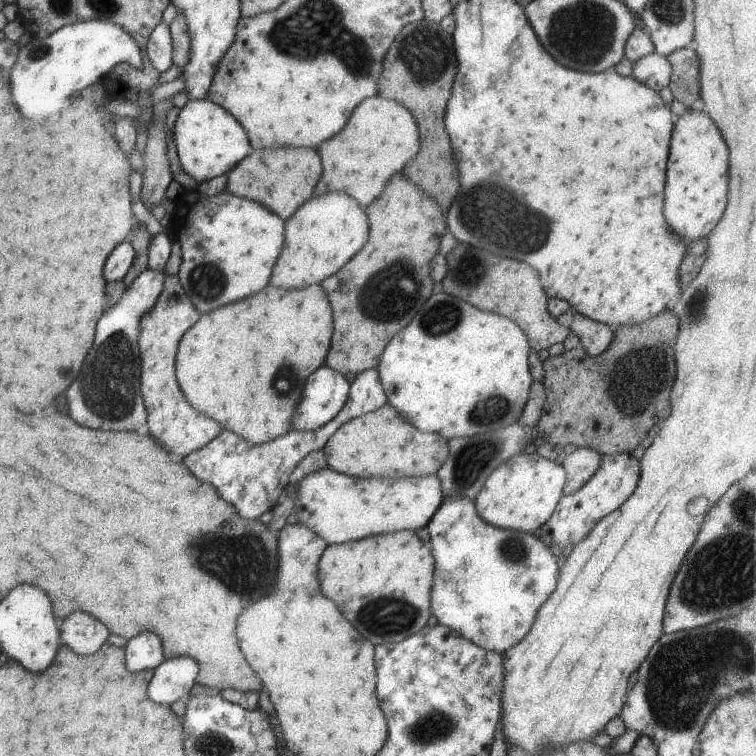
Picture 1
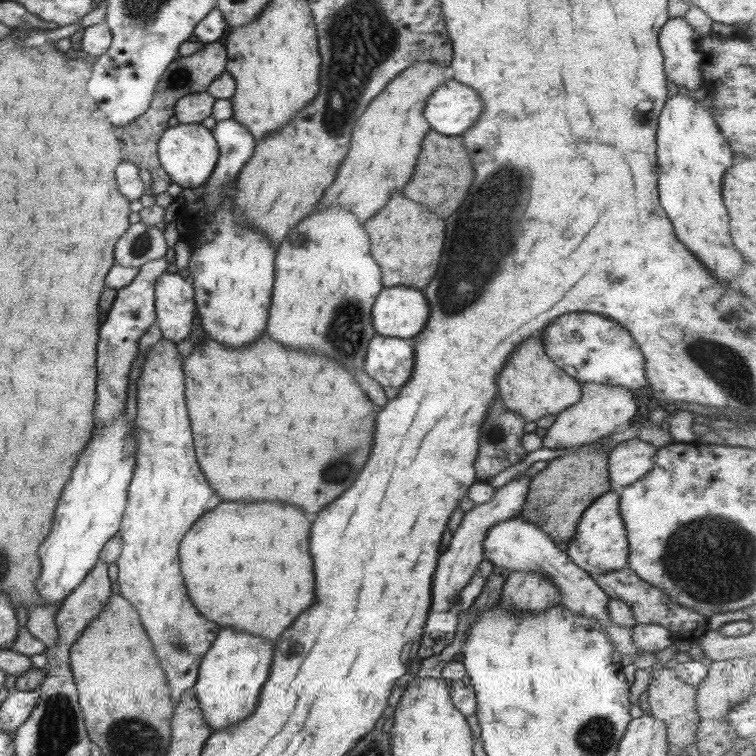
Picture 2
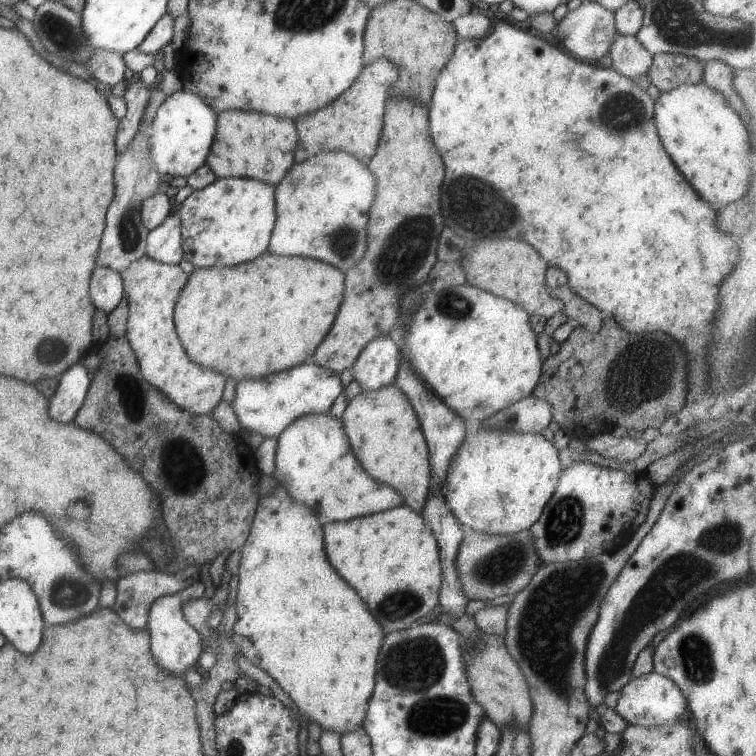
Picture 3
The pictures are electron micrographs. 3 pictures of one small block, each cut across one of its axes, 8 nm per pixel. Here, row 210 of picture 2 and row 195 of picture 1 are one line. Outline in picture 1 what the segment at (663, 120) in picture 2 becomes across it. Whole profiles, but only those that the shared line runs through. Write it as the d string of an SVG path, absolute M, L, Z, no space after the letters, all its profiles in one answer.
M687 109L673 121L665 172L663 216L673 232L685 241L692 241L708 235L725 208L728 150L717 126L702 110Z

